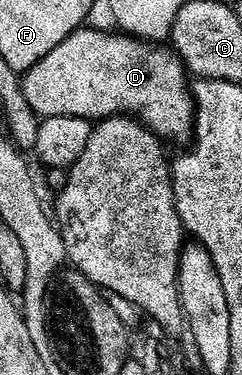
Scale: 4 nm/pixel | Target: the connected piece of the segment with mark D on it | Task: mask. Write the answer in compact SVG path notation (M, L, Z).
M81 28L73 32L58 48L54 48L38 64L23 75L22 83L26 104L41 119L70 116L103 120L117 116L131 116L144 123L157 138L180 138L194 130L194 94L184 63L171 50L160 44L145 42L123 32L109 32Z

